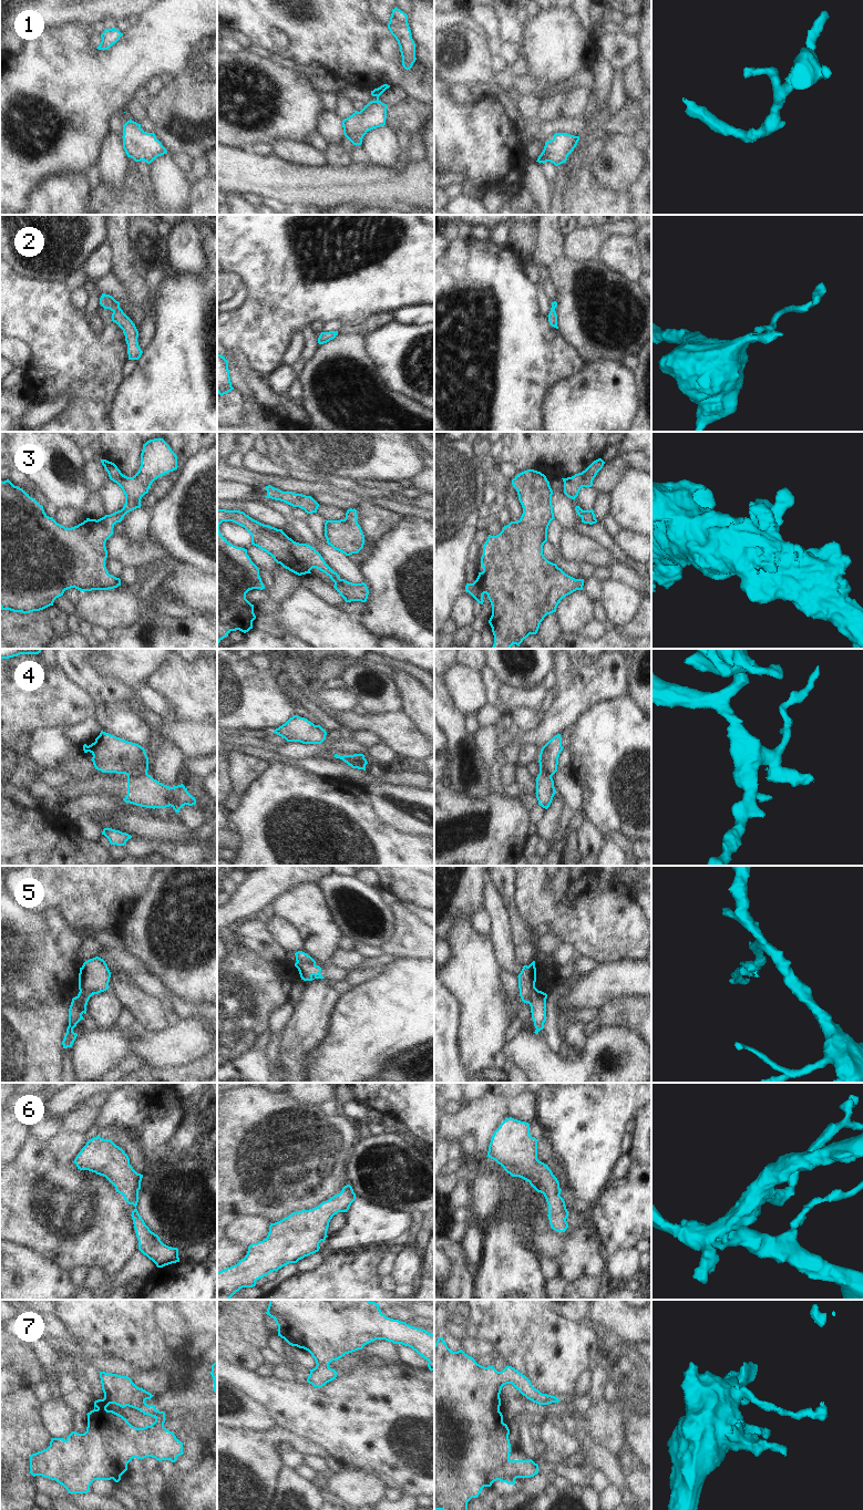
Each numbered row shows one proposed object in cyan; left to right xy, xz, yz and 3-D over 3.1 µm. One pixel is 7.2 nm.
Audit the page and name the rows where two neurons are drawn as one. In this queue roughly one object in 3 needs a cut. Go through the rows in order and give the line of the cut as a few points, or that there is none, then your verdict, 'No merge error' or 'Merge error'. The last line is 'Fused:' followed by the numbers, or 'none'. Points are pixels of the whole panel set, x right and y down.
1: No split. No merge error
2: No split. No merge error
3: No split. No merge error
4: Split along xy (146, 772), (127, 776). Merge error
5: Split along xz (297, 961), (315, 964). Merge error
6: No split. No merge error
7: No split. No merge error
Fused: 4, 5

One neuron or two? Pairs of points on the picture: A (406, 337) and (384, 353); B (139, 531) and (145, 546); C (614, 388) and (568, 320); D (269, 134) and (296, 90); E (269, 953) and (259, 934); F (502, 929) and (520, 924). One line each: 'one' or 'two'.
A: one
B: two
C: two
D: one
E: one
F: two

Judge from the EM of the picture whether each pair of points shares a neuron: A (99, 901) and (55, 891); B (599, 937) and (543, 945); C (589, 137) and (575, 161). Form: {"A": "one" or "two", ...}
{"A": "one", "B": "two", "C": "one"}

